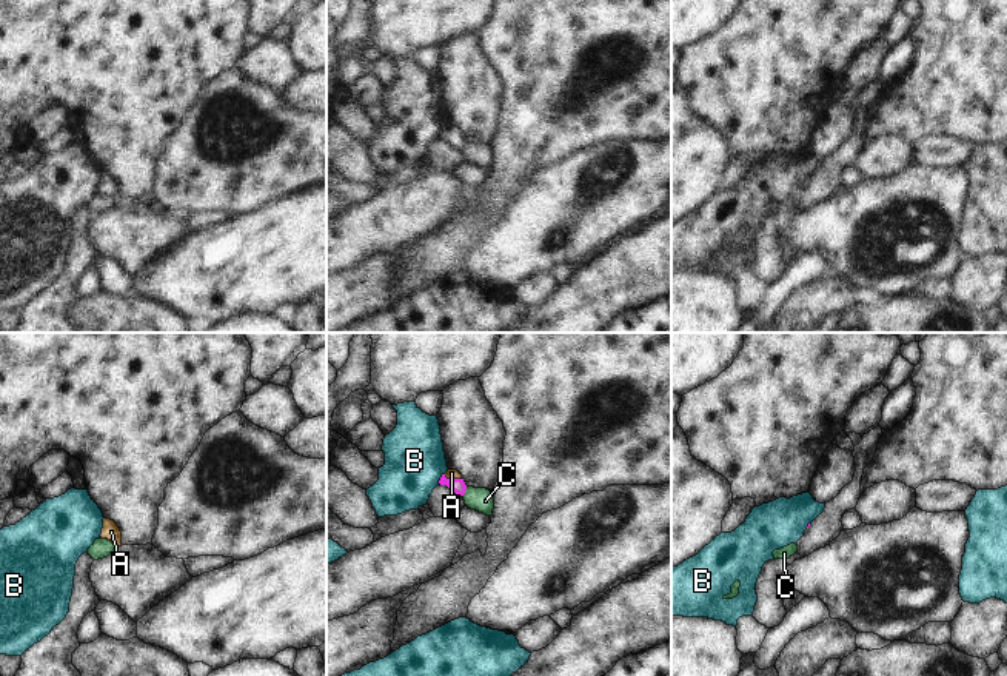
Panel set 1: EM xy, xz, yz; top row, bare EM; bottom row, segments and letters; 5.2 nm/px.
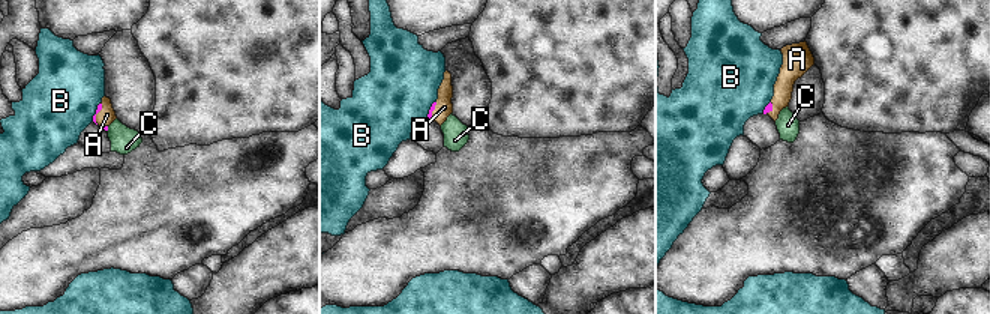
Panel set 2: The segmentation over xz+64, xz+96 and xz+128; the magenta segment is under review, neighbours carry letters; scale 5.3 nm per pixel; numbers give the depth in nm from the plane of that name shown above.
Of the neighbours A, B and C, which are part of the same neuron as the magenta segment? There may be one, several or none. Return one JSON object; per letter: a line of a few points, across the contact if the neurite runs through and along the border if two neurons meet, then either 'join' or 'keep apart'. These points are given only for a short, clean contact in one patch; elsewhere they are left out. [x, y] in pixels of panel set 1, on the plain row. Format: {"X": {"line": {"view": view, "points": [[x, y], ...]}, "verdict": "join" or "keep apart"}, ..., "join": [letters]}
{"A": {"line": {"view": "xz", "points": [[458, 140], [453, 134], [451, 128]]}, "verdict": "join"}, "B": {"line": {"view": "xz", "points": [[444, 128], [438, 137]]}, "verdict": "keep apart"}, "C": {"line": {"view": "xz", "points": [[467, 142], [462, 151]]}, "verdict": "keep apart"}, "join": ["A"]}

